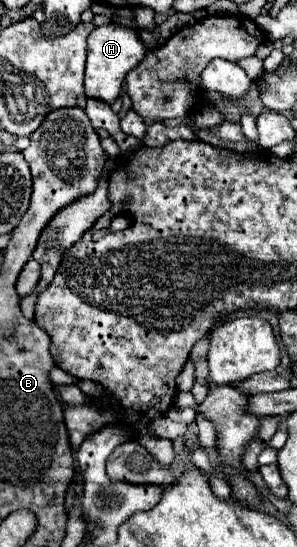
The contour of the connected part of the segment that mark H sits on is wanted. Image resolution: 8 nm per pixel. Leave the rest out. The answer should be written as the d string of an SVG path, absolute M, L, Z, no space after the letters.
M109 22L95 28L87 40L87 70L85 70L85 94L89 98L99 98L113 102L121 94L121 86L129 70L133 70L147 54L145 44L139 38L139 32L131 26Z

